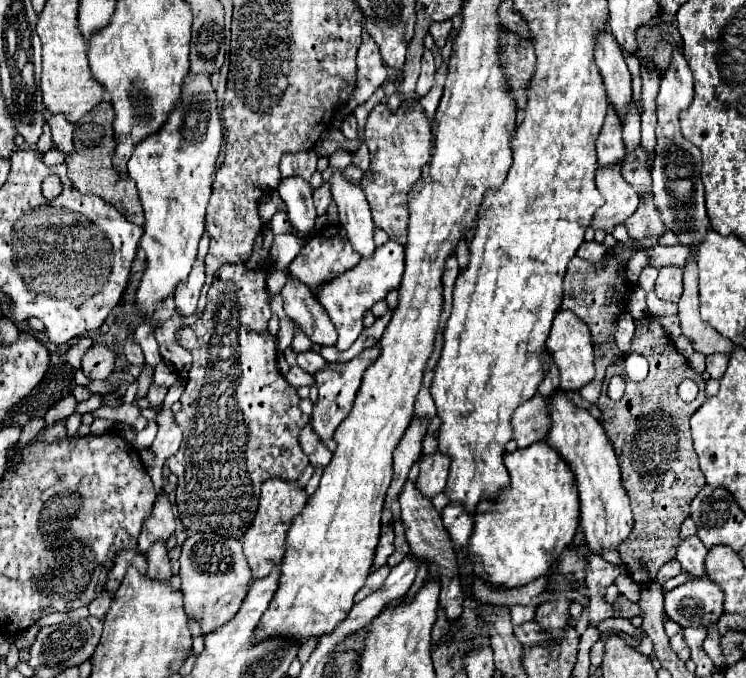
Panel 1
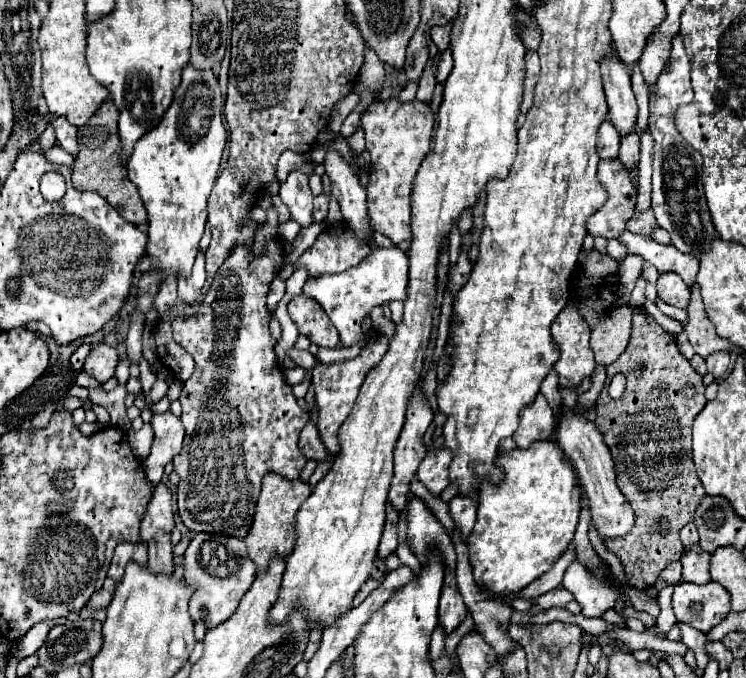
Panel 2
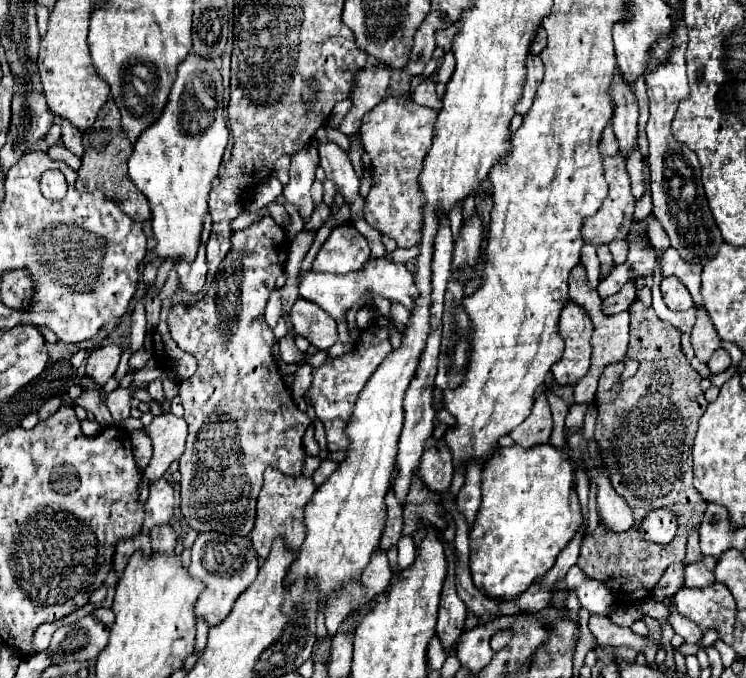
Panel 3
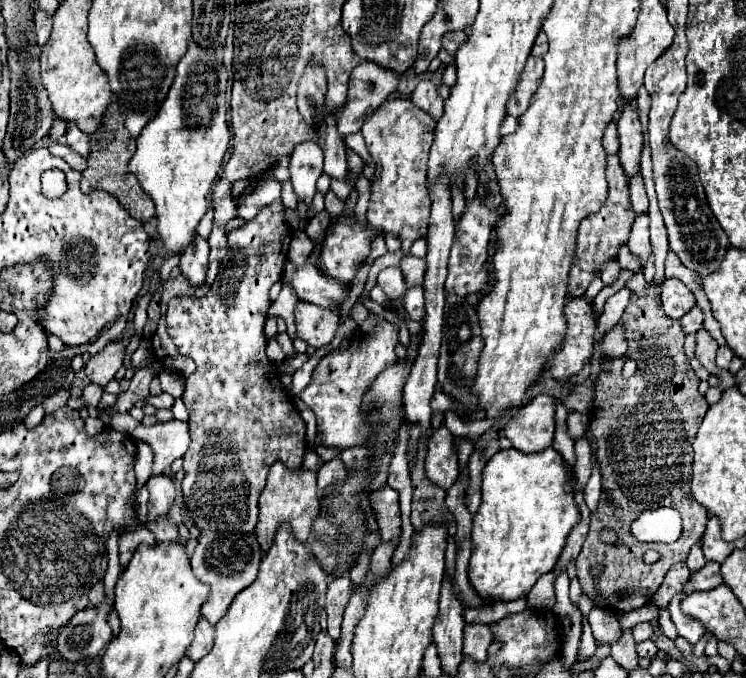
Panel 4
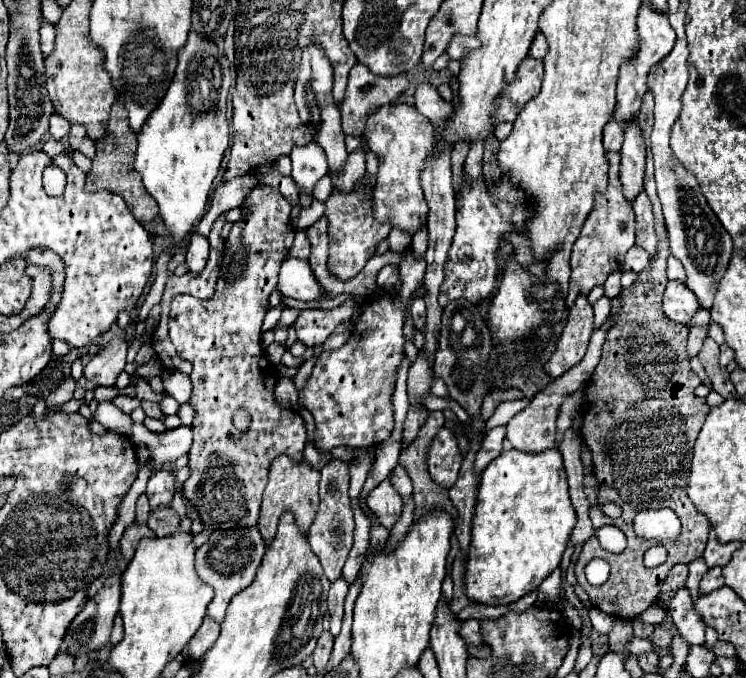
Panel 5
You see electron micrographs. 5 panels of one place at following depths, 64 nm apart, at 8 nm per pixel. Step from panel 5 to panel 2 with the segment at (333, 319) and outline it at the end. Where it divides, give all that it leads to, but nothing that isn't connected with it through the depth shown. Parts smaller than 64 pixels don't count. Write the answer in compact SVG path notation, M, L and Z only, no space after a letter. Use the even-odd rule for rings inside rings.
M308 294L294 296L288 304L288 314L292 322L298 326L298 332L308 336L314 344L334 348L338 344L338 334L320 304L312 300Z

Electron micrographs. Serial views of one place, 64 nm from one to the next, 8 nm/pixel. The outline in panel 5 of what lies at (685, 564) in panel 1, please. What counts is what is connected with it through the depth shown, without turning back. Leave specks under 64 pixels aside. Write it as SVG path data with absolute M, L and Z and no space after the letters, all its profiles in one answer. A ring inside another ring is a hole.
M714 566L714 568L710 568L704 576L702 576L702 580L700 580L700 594L710 594L712 590L718 590L718 588L722 588L724 586L724 578L722 578L722 568L720 566Z

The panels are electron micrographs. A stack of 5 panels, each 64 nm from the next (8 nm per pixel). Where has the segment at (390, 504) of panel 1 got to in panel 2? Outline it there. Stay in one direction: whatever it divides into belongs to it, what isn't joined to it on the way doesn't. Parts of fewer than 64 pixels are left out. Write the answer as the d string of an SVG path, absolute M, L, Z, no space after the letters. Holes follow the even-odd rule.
M420 384L416 386L416 396L412 396L412 402L408 404L408 418L404 424L404 430L398 438L396 450L394 450L394 478L390 486L388 500L392 506L400 512L404 510L406 494L410 492L408 484L412 474L416 472L420 460L426 456L426 446L424 446L424 434L428 426L432 424L432 410L426 404Z

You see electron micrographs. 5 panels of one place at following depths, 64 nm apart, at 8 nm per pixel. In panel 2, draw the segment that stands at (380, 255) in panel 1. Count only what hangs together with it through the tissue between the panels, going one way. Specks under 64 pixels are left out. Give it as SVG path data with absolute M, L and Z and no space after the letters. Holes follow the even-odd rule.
M376 248L370 256L366 256L358 266L340 272L340 274L324 274L324 278L308 278L304 284L304 294L312 296L324 312L330 316L334 326L340 332L342 346L352 346L362 336L362 320L370 314L370 310L388 300L402 300L404 288L408 284L408 256L404 250L392 248Z

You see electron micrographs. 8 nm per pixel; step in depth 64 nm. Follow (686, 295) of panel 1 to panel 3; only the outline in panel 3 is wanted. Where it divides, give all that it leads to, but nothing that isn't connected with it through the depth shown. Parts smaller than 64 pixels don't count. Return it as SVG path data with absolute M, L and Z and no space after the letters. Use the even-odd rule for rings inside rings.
M696 306L696 324L692 328L692 348L696 352L696 358L706 364L714 354L714 350L718 350L720 346L722 346L722 340L718 338L706 308Z

